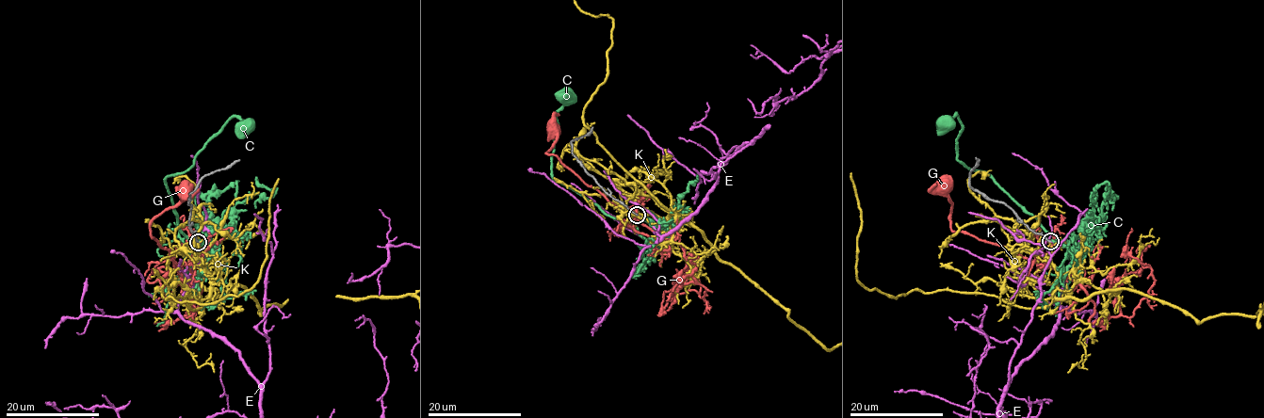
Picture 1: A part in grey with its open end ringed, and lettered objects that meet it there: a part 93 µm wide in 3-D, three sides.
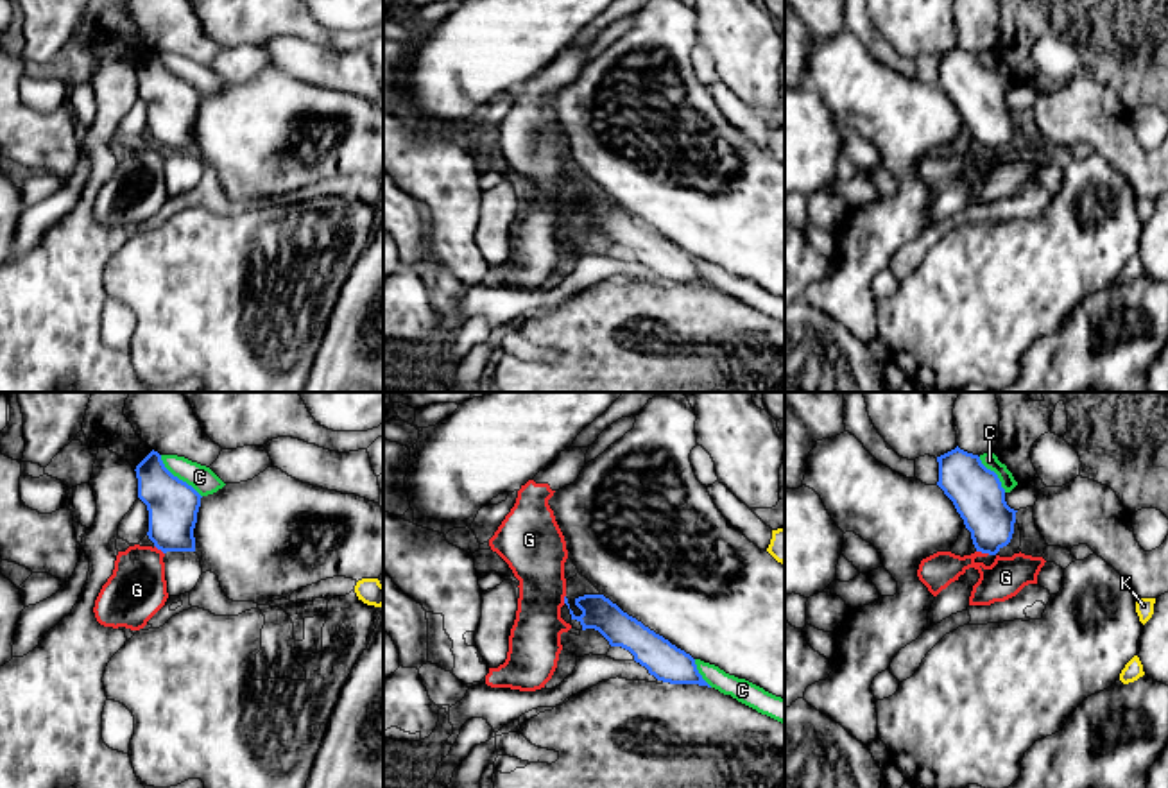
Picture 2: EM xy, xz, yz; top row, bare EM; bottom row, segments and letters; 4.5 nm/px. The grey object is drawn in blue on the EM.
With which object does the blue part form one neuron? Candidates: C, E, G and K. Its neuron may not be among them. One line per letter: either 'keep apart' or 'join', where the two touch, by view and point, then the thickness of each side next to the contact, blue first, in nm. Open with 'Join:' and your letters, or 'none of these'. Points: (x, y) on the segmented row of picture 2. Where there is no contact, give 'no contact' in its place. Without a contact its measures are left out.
Join: E
C: keep apart; meets blue in xy at (176, 477); 220 nm thick on the blue side, 110 nm on the other
E: join; no contact
G: keep apart; meets blue in yz at (984, 552); 220 nm thick on the blue side, 180 nm on the other
K: keep apart; no contact

